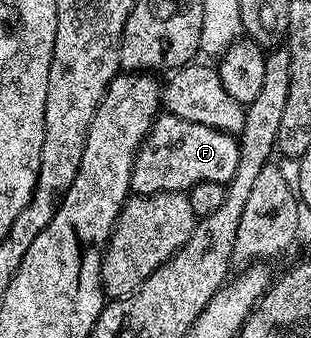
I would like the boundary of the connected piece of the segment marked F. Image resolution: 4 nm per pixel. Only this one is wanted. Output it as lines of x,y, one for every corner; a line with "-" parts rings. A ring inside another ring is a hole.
160,114
155,117
149,134
135,155
131,192
137,196
152,196
162,192
187,194
201,182
228,185
233,174
237,174
238,161
239,141
232,133
201,126
201,122

